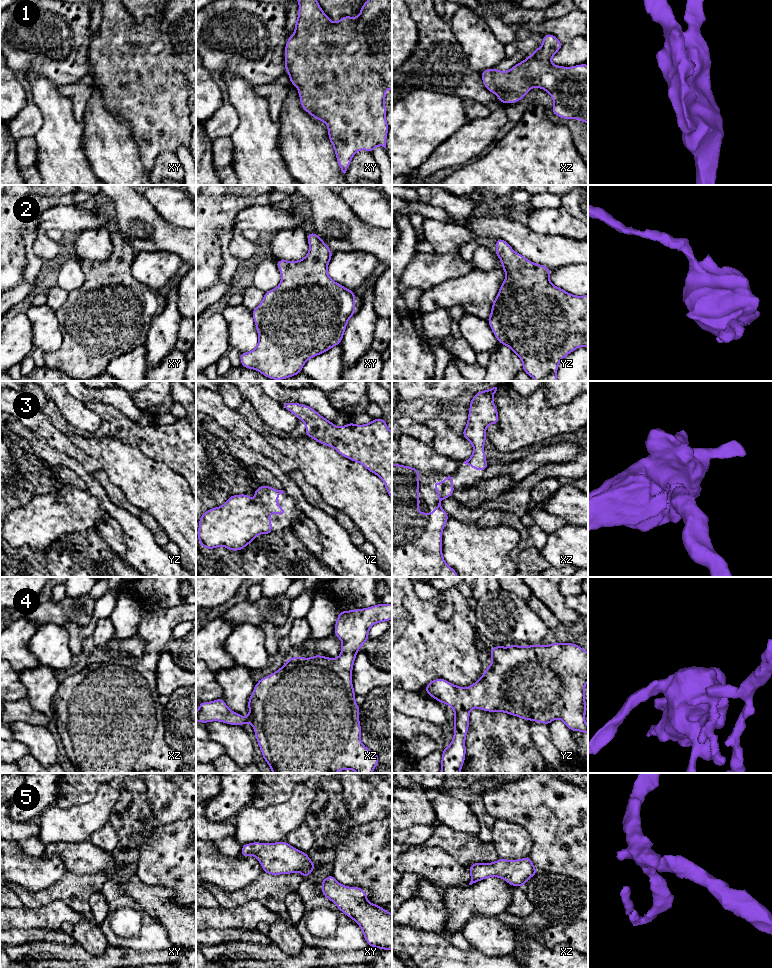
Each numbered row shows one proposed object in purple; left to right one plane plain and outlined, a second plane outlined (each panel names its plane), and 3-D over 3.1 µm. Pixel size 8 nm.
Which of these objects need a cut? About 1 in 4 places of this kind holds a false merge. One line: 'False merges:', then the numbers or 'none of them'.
False merges: none of them

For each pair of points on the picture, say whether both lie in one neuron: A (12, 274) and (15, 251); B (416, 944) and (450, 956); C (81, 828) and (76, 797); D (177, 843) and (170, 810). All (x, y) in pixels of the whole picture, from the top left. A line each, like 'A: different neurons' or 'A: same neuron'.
A: same neuron
B: same neuron
C: different neurons
D: different neurons

